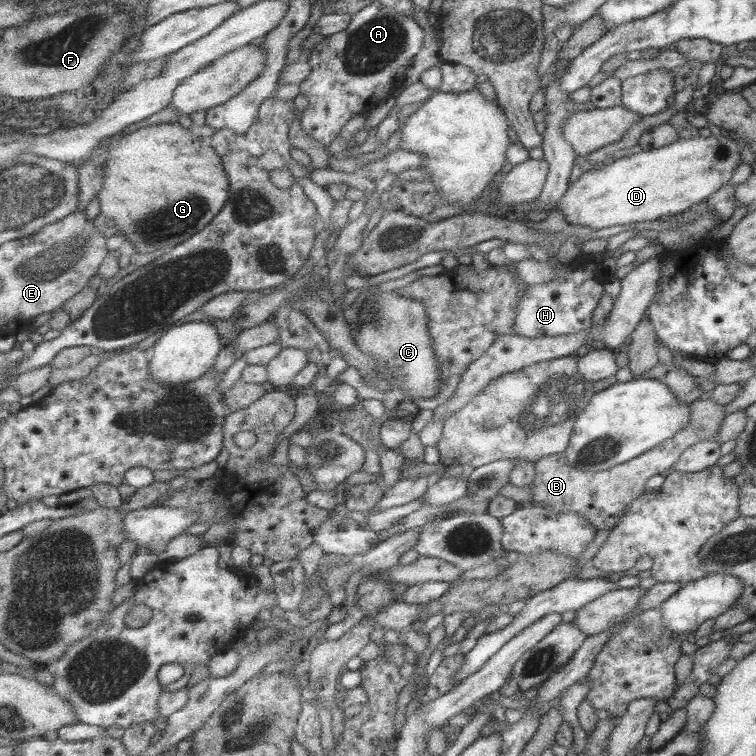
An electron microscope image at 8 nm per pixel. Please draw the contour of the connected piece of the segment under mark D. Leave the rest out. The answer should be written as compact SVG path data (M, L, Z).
M723 133L720 137L699 136L691 140L679 137L662 148L608 159L603 166L583 172L568 186L557 208L566 224L593 228L594 231L617 224L636 224L676 216L730 183L733 170L741 163L732 136Z

